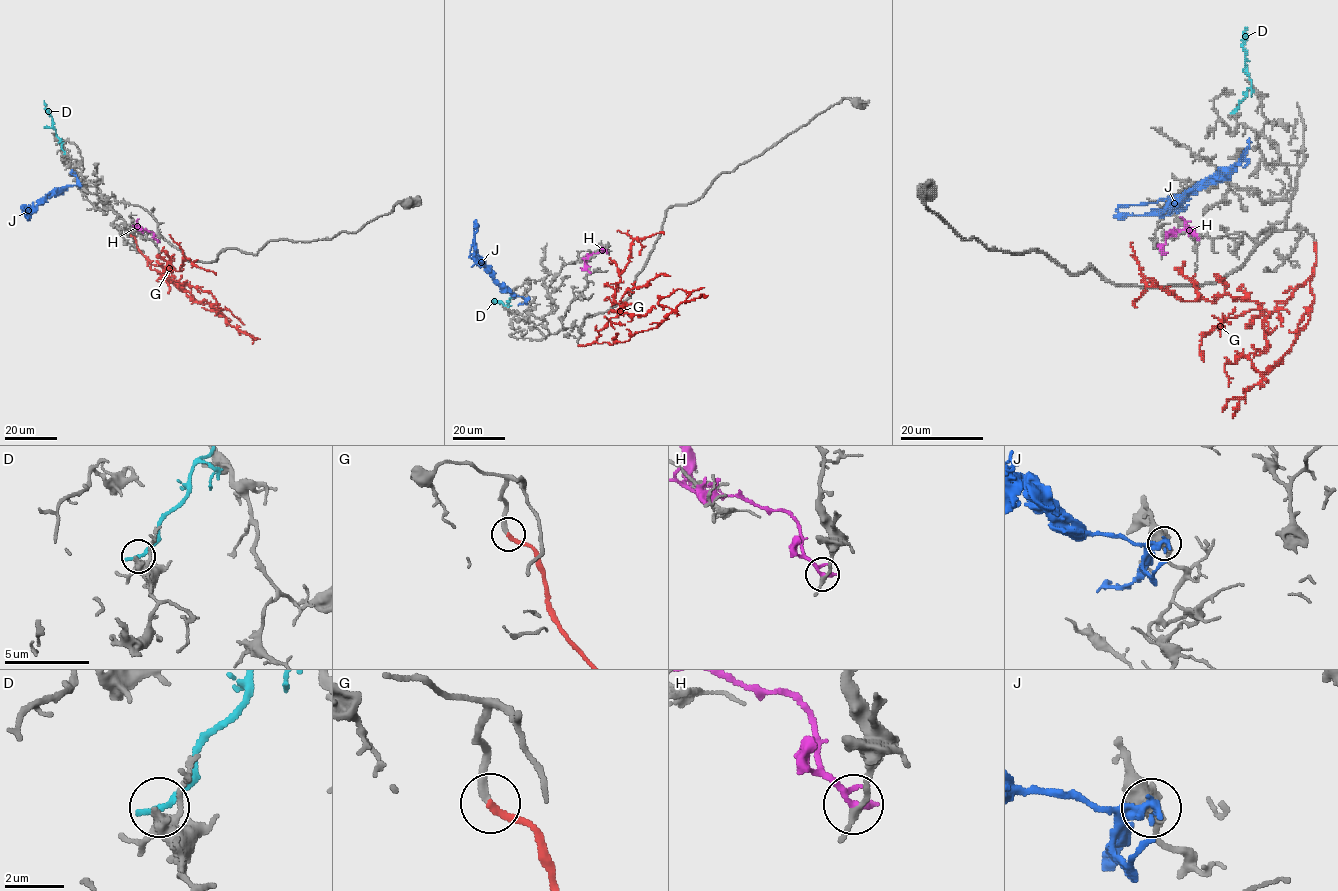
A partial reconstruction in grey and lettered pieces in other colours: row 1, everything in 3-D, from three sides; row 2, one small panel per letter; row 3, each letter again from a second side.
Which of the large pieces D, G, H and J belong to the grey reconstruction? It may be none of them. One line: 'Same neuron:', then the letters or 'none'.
Same neuron: G

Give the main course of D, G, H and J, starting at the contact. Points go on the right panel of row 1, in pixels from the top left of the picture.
D: (1233, 111), (1252, 84), (1245, 67), (1244, 27)
G: (1314, 243), (1313, 274), (1265, 318), (1255, 301), (1227, 293), (1184, 301), (1147, 278), (1135, 307)
H: (1162, 253), (1168, 234), (1185, 228), (1190, 229), (1198, 239)
J: (1238, 161), (1224, 177), (1199, 185), (1172, 208), (1125, 214), (1119, 212), (1118, 207)

